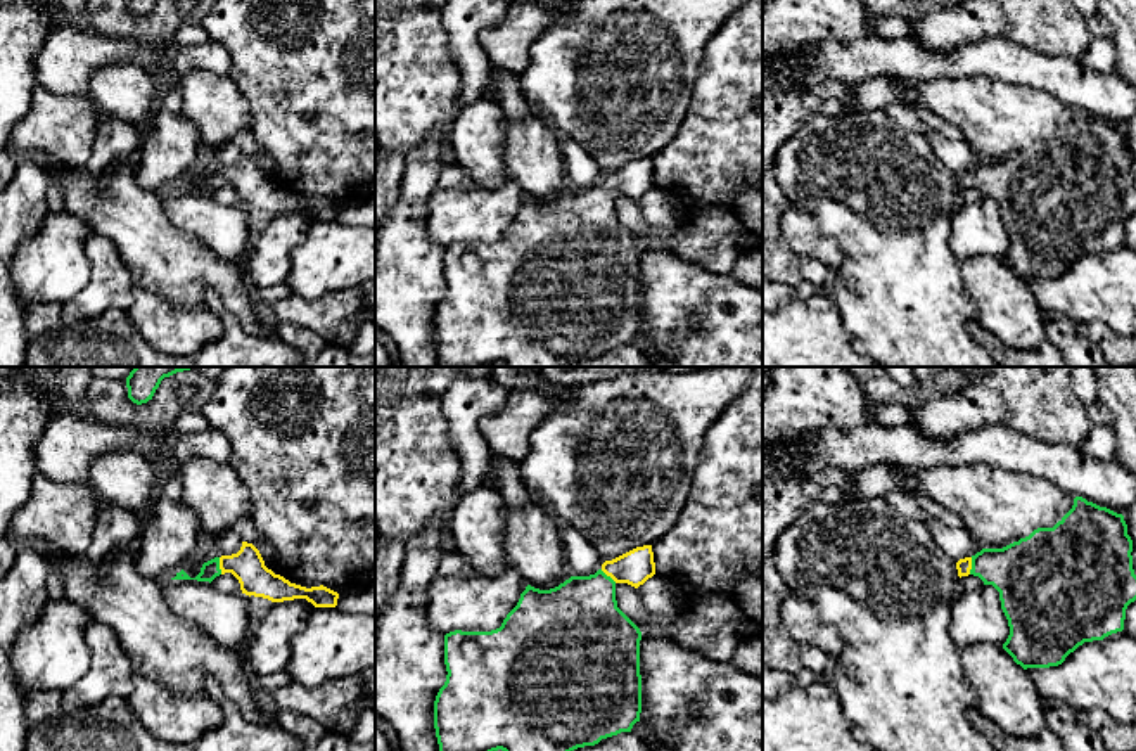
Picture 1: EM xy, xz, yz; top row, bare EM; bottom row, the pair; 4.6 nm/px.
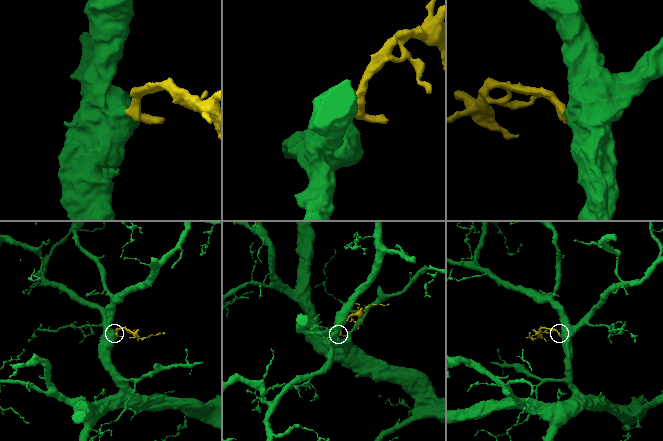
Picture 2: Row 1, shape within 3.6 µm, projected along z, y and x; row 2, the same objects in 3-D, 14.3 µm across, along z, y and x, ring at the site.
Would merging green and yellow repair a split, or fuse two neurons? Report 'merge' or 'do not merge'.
merge

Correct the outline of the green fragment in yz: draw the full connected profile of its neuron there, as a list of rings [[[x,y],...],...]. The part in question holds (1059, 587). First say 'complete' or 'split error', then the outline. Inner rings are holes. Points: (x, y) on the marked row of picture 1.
split error; [[[1074,498],[1072,509],[1053,526],[1037,528],[1003,549],[982,549],[956,562],[958,576],[979,576],[984,585],[999,592],[1001,609],[1008,619],[1010,635],[1003,649],[1024,670],[1058,666],[1084,642],[1103,640],[1122,632],[1126,609],[1136,600],[1136,574],[1133,569],[1133,540],[1122,514]]]

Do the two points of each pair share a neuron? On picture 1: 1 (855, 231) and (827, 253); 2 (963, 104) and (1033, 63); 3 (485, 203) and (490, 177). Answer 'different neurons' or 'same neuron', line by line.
1: different neurons
2: different neurons
3: different neurons

